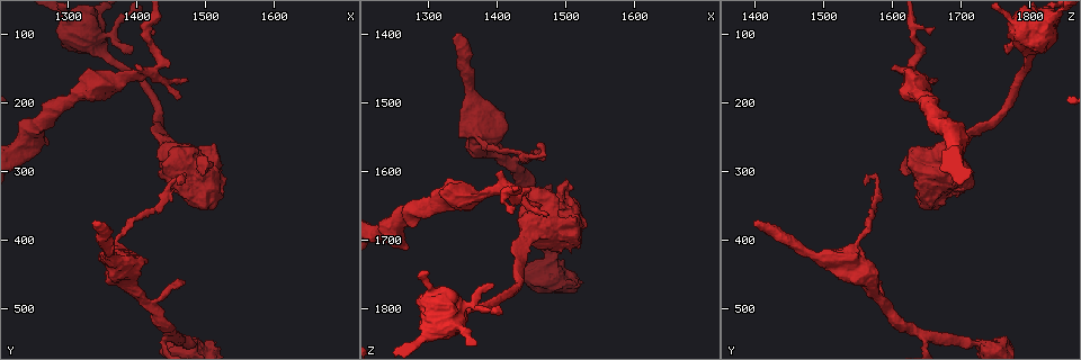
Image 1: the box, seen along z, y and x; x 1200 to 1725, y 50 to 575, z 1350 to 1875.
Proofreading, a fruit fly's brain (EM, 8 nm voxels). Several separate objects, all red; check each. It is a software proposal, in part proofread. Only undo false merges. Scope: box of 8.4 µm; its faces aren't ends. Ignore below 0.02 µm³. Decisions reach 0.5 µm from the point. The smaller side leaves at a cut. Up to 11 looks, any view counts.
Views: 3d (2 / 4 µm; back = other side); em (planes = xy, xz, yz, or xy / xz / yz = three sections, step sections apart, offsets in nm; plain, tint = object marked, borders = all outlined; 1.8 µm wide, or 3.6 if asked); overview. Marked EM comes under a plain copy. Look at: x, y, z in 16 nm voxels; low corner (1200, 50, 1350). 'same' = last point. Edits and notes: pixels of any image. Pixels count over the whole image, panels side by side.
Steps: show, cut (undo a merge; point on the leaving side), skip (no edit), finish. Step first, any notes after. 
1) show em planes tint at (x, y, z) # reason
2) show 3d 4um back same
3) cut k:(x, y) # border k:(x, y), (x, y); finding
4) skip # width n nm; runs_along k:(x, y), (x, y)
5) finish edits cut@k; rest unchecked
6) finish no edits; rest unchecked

show em planes tint at (1245, 245, 1690)

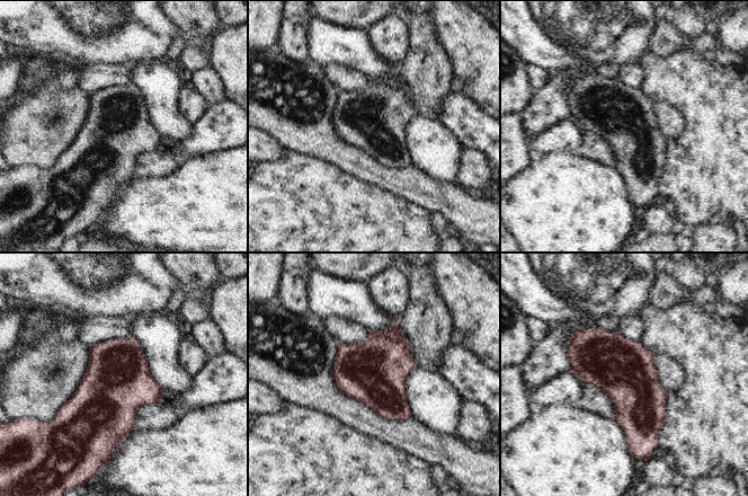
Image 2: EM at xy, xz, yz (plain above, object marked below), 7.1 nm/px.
skip # width 420 nm; continuous, no second neuron

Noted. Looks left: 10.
show 3d 4um at (1445, 540, 1650) # arms part here

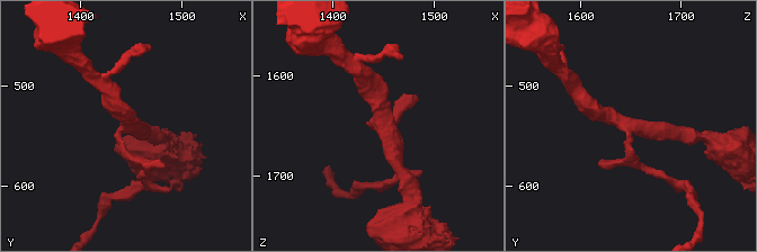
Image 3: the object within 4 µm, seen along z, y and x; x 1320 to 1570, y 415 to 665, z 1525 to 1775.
show em xz step 4 tint at (1448, 540, 1648) # arms 3

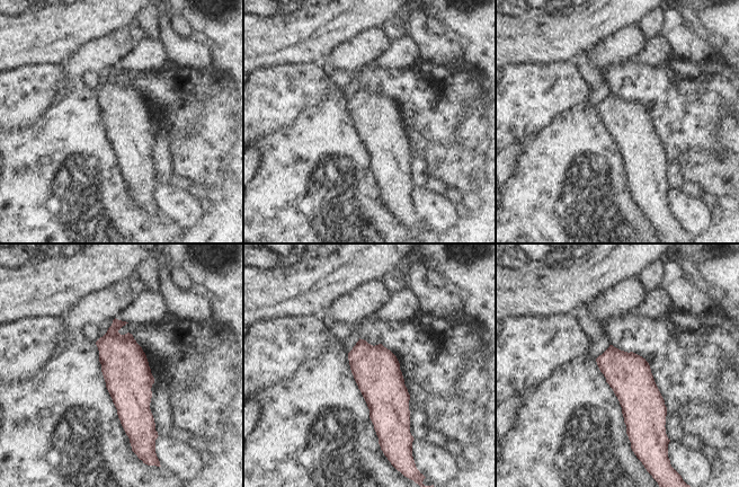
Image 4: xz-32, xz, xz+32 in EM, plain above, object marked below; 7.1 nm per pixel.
show em planes tint same # cut it another way

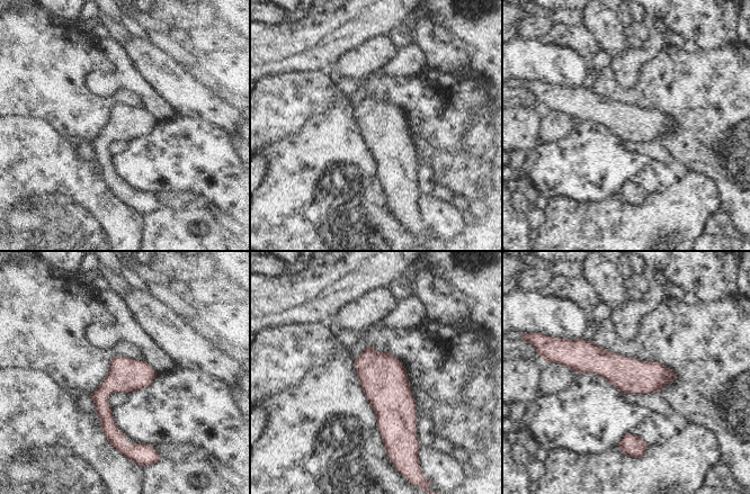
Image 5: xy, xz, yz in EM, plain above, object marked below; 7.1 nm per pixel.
skip # width 240 nm; runs_along 5:(563, 360), (671, 377); one neuron here

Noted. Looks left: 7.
show 3d 4um at (1315, 95, 1810) # thick turns thin

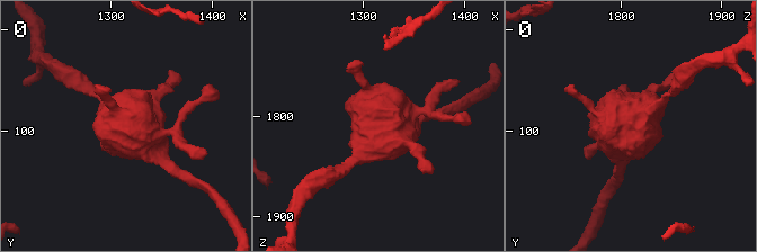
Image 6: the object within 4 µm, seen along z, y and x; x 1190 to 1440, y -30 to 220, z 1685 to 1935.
show em 3.6um planes tint at (1318, 92, 1812)

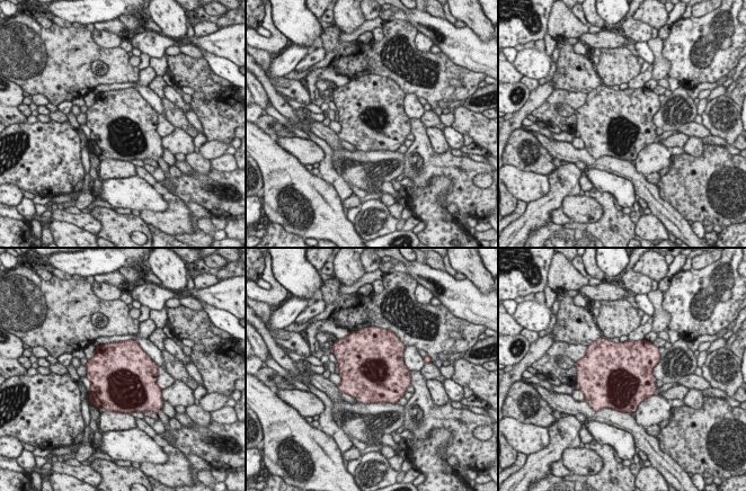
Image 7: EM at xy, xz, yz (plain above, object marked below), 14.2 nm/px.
skip # width 950 nm; one neuron here

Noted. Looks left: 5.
show 3d 2um at (1430, 145, 1630) # abrupt turn

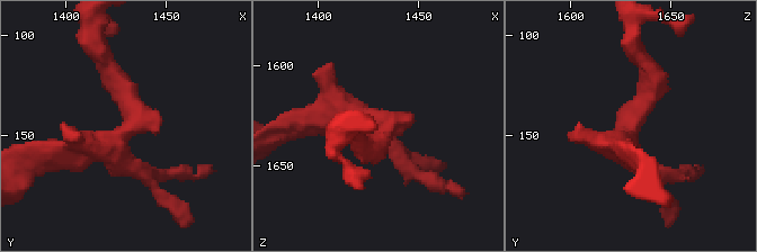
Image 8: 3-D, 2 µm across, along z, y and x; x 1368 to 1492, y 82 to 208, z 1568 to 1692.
show em planes tint at (1433, 142, 1629)

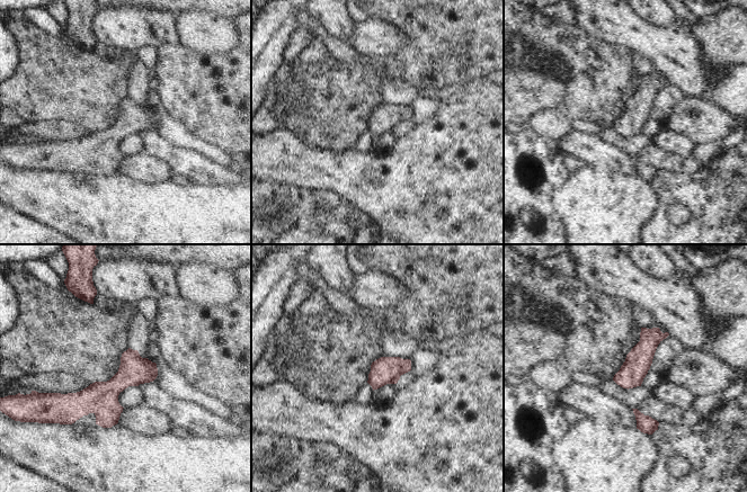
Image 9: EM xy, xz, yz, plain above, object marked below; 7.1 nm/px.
skip # width 190 nm; continuous, no second neuron

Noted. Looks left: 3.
finish no edits; rest unchecked

